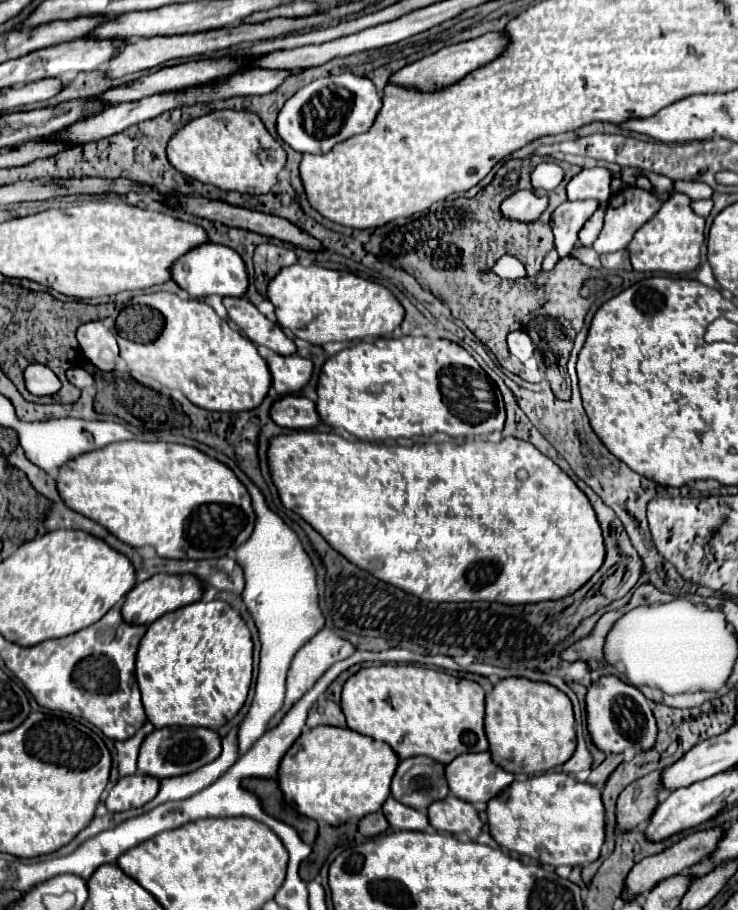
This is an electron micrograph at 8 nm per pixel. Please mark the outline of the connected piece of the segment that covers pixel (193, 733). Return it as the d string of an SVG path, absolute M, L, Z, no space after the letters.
M162 728L154 730L150 736L146 736L146 742L142 742L142 750L138 756L138 772L148 774L154 778L170 778L194 772L202 768L204 764L218 758L220 748L220 736L206 728Z

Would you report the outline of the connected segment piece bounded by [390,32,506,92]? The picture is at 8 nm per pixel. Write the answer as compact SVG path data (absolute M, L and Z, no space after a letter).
M490 32L490 34L484 34L480 38L474 38L474 40L468 40L468 42L460 42L460 44L454 44L454 46L446 46L446 48L438 50L436 54L424 56L422 60L414 62L414 64L408 64L402 70L398 70L390 78L390 82L404 84L404 86L414 86L418 90L426 88L426 92L436 90L436 88L444 88L448 84L458 82L460 78L464 78L472 70L488 64L492 58L496 58L498 54L502 54L504 48L506 48L506 36L504 36L504 32Z

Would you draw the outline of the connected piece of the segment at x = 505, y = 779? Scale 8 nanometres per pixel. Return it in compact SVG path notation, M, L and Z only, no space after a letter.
M476 752L460 754L450 764L446 764L446 780L458 798L476 804L488 802L488 798L508 786L514 776L494 764L488 752Z

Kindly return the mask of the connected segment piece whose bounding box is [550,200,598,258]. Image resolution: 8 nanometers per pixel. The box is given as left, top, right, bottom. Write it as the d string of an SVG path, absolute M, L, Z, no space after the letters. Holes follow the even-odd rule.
M580 200L580 202L564 202L552 212L550 224L552 224L552 230L554 230L556 250L558 250L560 258L570 254L572 246L578 240L580 228L594 214L596 208L598 208L596 200ZM554 220L556 220L558 228L554 228Z

